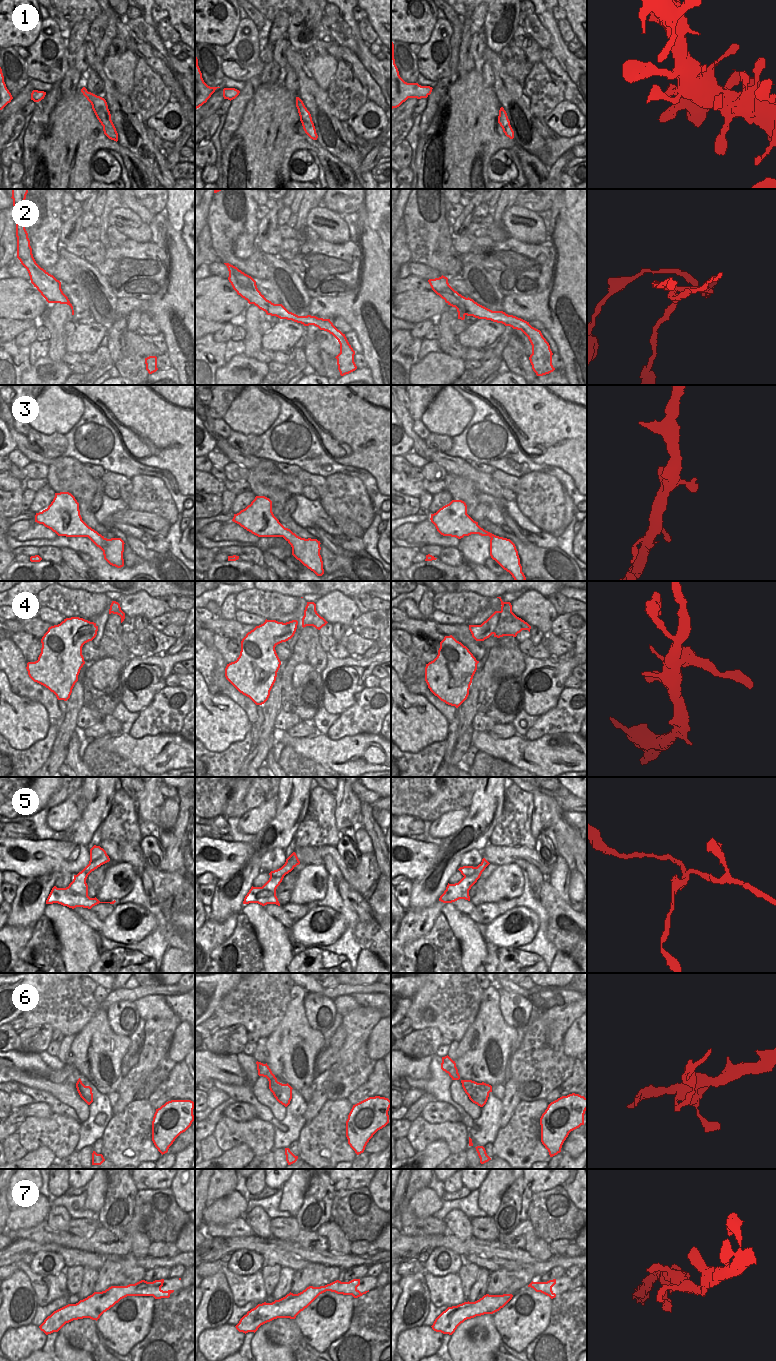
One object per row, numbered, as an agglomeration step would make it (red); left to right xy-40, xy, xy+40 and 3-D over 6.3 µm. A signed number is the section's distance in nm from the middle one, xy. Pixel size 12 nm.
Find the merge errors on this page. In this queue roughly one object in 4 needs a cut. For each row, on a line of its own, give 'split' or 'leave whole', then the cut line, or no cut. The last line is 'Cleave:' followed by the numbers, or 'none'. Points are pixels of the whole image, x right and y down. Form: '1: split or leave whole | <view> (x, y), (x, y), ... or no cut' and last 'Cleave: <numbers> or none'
1: leave whole | no cut
2: split | xy+40 (459, 294), (466, 314)
3: leave whole | no cut
4: split | xy+40 (486, 620), (488, 632), (491, 634)
5: split | xy+40 (480, 874), (464, 876)
6: leave whole | no cut
7: leave whole | no cut
Cleave: 2, 4, 5

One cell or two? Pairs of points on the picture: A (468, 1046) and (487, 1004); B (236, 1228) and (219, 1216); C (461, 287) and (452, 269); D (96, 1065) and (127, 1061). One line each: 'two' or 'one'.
A: one
B: two
C: two
D: two

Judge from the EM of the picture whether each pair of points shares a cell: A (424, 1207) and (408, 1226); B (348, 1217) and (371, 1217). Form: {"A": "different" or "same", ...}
{"A": "different", "B": "same"}

